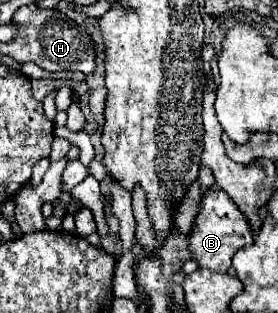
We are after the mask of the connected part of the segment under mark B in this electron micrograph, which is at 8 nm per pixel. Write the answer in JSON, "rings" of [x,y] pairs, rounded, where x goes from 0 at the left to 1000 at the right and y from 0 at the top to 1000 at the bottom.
{"rings":[[[777,594],[748,601],[719,639],[719,671],[683,735],[683,754],[676,754],[676,805],[691,831],[727,856],[748,856],[770,869],[813,869],[827,856],[835,812],[906,780],[906,760],[914,748],[892,722],[892,703],[856,671],[856,658],[835,645],[835,633]]]}

